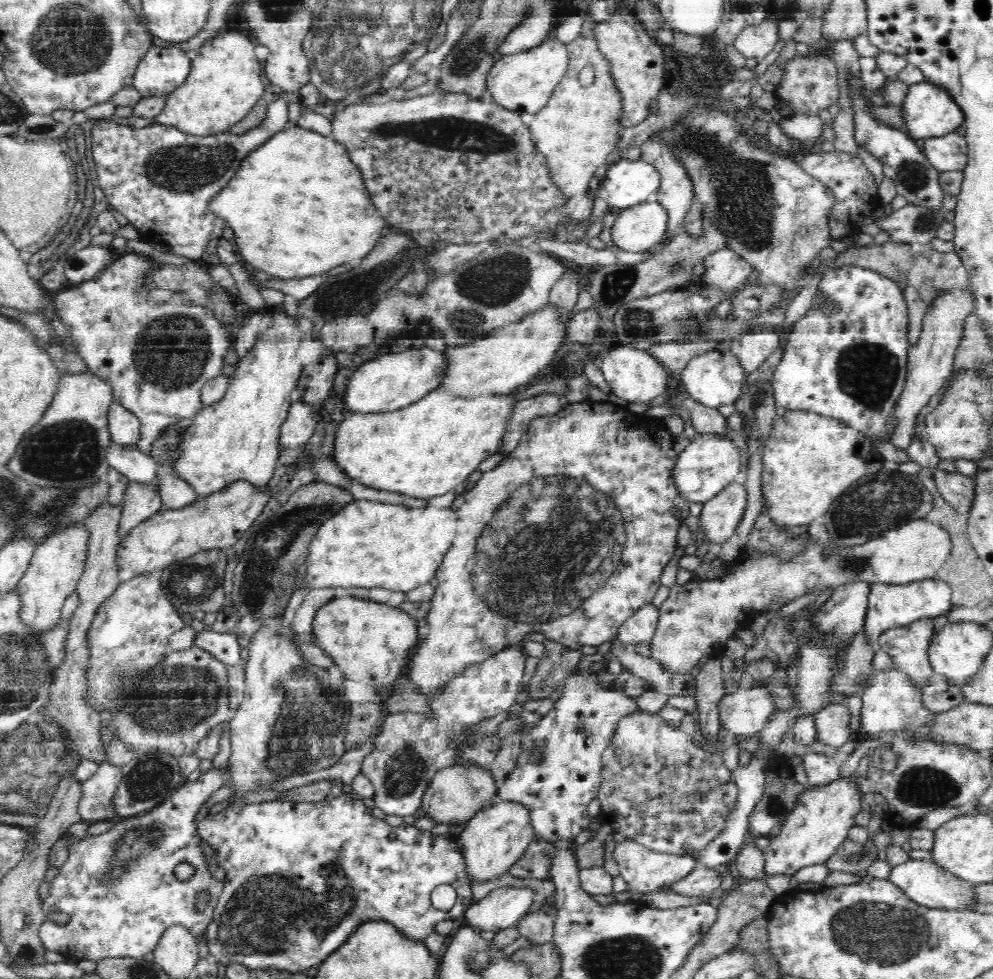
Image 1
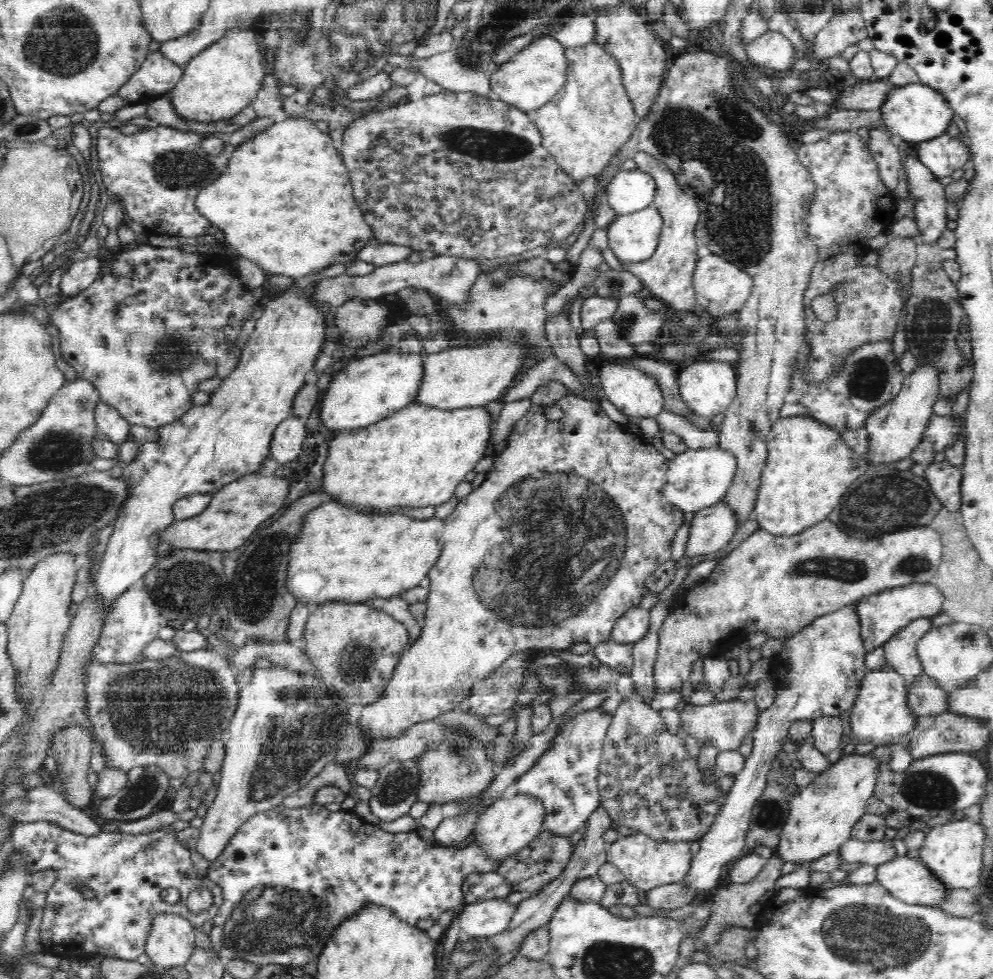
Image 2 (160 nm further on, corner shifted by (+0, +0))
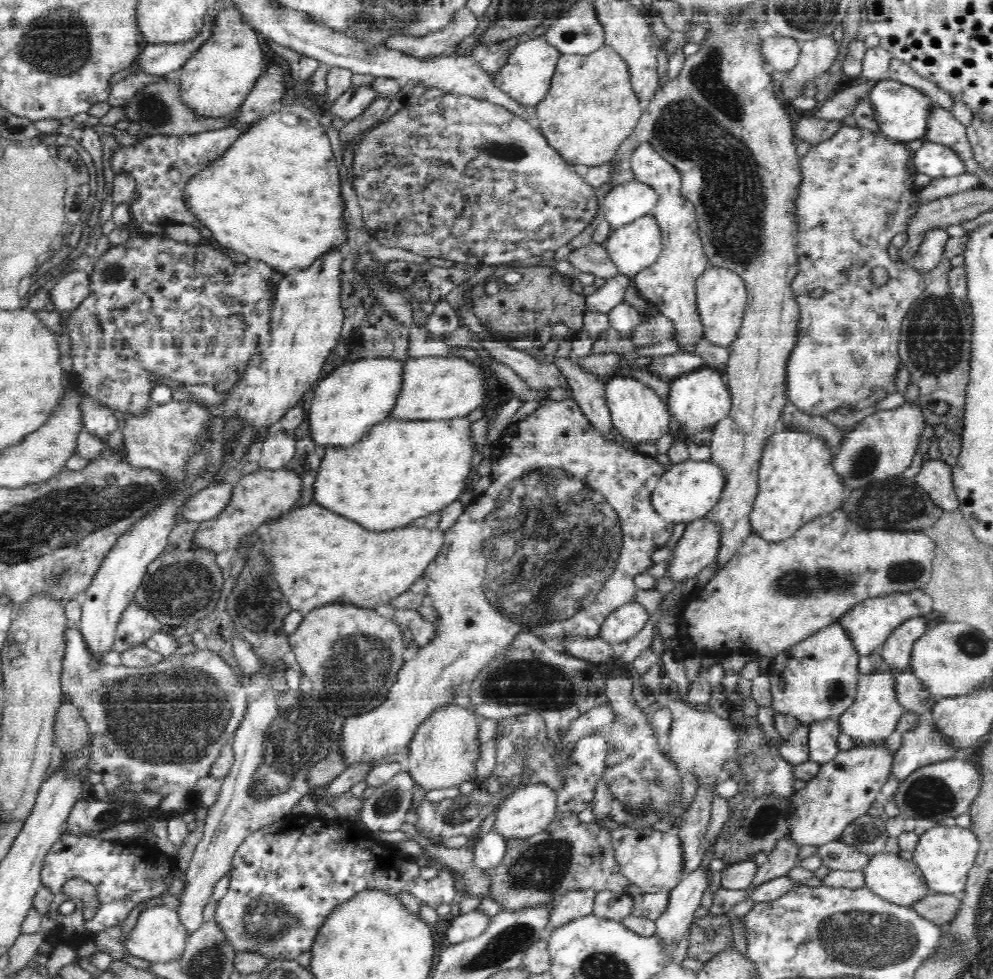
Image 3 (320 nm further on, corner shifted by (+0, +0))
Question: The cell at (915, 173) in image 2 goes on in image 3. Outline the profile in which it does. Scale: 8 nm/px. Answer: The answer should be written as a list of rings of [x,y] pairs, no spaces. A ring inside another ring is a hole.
[[[932,224],[922,236],[920,248],[914,257],[915,260],[910,261],[907,266],[918,273],[924,274],[928,270],[934,269],[943,261],[944,244],[946,244],[948,238],[946,228],[942,228],[938,224]]]

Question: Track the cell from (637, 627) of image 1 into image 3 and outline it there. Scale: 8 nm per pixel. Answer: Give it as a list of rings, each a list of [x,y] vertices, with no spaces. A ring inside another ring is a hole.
[[[635,601],[626,604],[608,616],[608,620],[604,622],[602,632],[600,632],[600,637],[608,643],[630,641],[644,629],[649,618],[651,615],[642,604]]]

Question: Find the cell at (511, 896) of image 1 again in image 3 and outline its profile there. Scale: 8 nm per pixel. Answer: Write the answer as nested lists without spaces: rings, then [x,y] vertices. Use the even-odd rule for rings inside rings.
[[[477,908],[466,914],[459,914],[447,928],[447,940],[450,944],[456,944],[480,936],[490,926],[492,919],[493,916],[488,916]]]

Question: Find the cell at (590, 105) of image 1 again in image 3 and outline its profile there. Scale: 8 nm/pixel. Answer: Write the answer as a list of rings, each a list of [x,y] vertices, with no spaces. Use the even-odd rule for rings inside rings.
[[[609,46],[590,54],[563,54],[559,58],[551,90],[535,108],[540,133],[566,164],[573,168],[600,168],[610,164],[618,146],[640,119],[640,102],[630,86],[624,59]]]

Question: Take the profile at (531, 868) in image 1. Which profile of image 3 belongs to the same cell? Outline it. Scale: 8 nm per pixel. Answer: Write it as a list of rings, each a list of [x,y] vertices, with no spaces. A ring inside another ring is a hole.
[[[555,815],[542,832],[525,841],[507,843],[506,856],[502,862],[487,870],[494,882],[494,888],[491,888],[489,897],[502,905],[502,910],[516,910],[522,906],[534,906],[534,904],[550,902],[554,896],[564,895],[575,889],[624,891],[630,883],[620,873],[616,864],[614,845],[610,837],[610,830],[606,827],[601,829],[592,823],[583,823],[577,815]]]

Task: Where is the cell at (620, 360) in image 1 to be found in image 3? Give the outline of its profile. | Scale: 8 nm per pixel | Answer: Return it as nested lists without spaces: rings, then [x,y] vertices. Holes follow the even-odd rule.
[[[611,374],[604,382],[605,400],[610,408],[611,419],[623,436],[629,437],[638,444],[645,441],[654,442],[667,432],[671,413],[667,404],[662,402],[662,398],[658,397],[650,386],[642,384],[631,375],[620,374]]]

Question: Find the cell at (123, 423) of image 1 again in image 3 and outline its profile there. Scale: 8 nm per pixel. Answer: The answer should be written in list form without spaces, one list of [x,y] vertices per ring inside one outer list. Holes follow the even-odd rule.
[[[86,397],[84,400],[84,422],[85,430],[100,438],[107,438],[114,430],[118,430],[118,418],[110,408]]]

